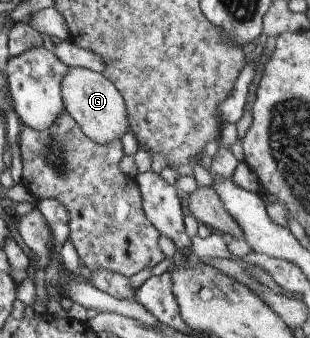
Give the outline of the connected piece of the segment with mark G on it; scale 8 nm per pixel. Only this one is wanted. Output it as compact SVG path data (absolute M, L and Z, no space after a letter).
M70 67L60 83L61 99L65 111L80 127L82 134L99 145L118 141L128 132L129 120L121 94L101 72L84 67Z

